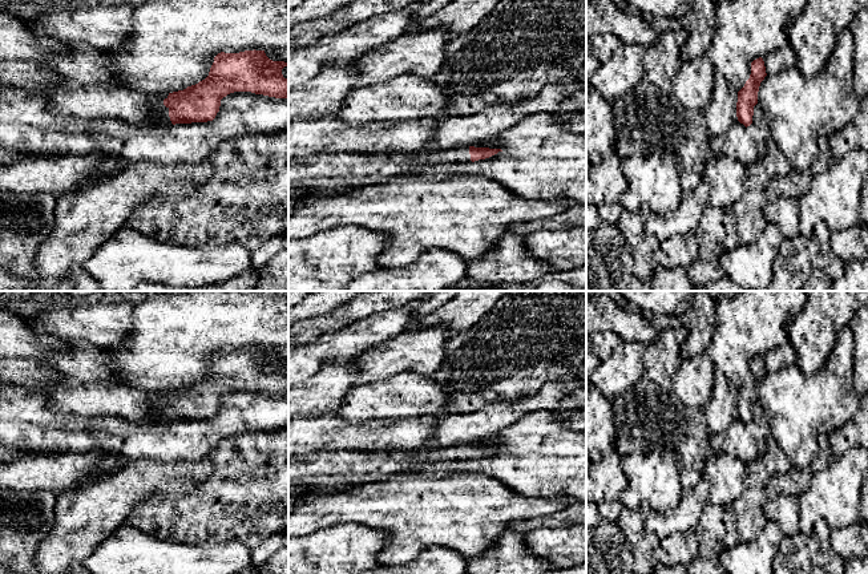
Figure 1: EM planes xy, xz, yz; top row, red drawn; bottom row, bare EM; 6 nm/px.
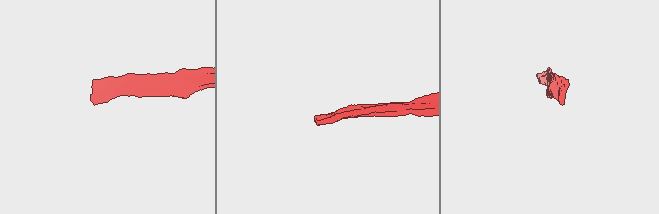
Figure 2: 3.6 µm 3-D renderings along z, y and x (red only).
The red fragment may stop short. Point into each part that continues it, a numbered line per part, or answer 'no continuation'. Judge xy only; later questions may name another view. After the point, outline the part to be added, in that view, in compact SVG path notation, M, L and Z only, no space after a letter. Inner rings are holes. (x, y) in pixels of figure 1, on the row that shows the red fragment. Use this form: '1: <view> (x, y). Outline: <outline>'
1: xy (165, 120). Outline: M158 94L158 96L162 100L162 105L161 105L161 112L160 112L161 121L157 125L171 125L171 121L169 117L169 108L163 105L163 100L167 98L169 94ZM153 125L153 126L157 126L157 125Z

